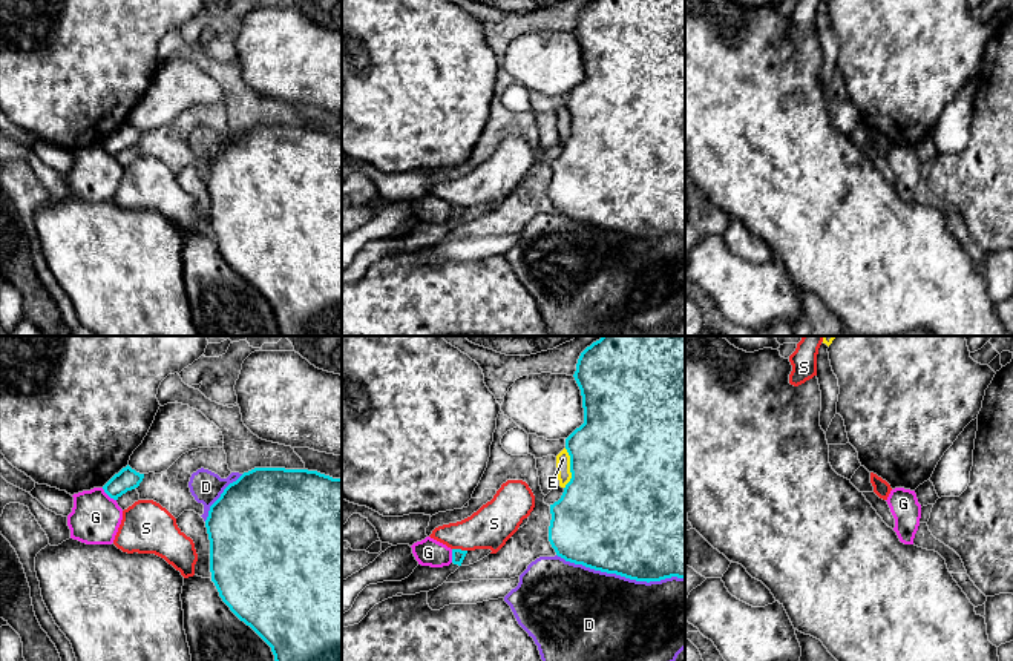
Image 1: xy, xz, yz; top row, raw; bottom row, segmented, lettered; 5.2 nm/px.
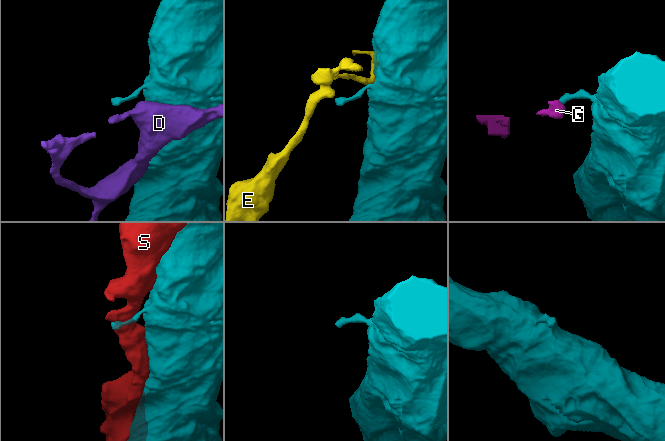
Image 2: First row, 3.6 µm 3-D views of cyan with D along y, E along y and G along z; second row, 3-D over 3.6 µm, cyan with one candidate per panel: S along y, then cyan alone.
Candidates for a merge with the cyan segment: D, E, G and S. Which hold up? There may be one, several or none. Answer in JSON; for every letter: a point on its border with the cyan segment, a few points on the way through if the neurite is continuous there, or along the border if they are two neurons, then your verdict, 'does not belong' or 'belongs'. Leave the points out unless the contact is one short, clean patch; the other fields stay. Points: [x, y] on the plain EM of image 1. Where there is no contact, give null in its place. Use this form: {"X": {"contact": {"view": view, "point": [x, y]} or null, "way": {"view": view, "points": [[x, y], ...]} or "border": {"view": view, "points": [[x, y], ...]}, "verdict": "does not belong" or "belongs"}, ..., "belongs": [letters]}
{"D": {"contact": {"view": "xz", "point": [621, 232]}, "verdict": "does not belong"}, "E": {"contact": {"view": "xz", "point": [570, 124]}, "verdict": "does not belong"}, "G": {"contact": {"view": "xy", "point": [109, 152]}, "border": {"view": "xy", "points": [[101, 144], [115, 157]]}, "verdict": "does not belong"}, "S": {"contact": {"view": "xz", "point": [460, 206]}, "verdict": "does not belong"}, "belongs": []}

